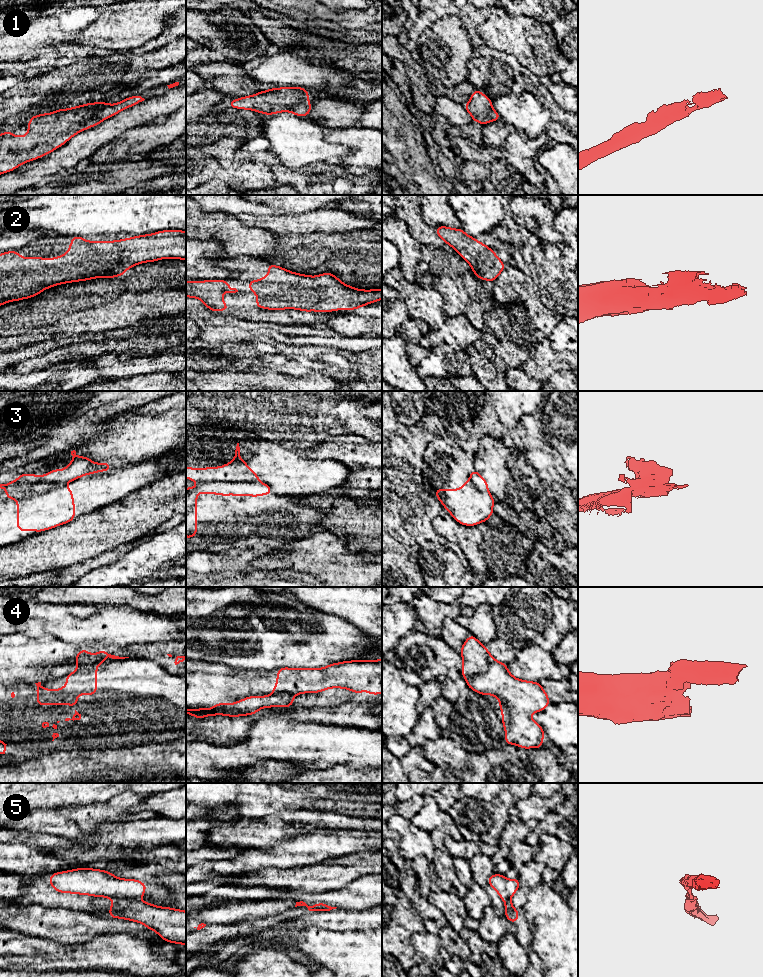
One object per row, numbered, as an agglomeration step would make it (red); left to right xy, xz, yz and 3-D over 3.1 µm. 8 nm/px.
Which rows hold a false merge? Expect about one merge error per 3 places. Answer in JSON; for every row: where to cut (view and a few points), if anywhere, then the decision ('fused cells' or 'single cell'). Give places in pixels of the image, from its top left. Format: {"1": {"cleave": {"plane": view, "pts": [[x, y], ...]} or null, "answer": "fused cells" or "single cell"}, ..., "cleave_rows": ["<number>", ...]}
{"1": {"cleave": null, "answer": "single cell"}, "2": {"cleave": null, "answer": "single cell"}, "3": {"cleave": {"plane": "xz", "pts": [[258, 480], [209, 481], [204, 483]]}, "answer": "fused cells"}, "4": {"cleave": {"plane": "yz", "pts": [[489, 654], [488, 668], [473, 677], [466, 678]]}, "answer": "fused cells"}, "5": {"cleave": {"plane": "xz", "pts": [[335, 907], [320, 907], [310, 910]]}, "answer": "fused cells"}, "cleave_rows": ["3", "4", "5"]}

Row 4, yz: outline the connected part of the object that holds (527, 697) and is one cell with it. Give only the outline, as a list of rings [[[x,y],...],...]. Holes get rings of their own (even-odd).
[[[491,654],[488,661],[488,670],[474,678],[466,678],[466,685],[474,692],[483,696],[493,695],[500,701],[505,745],[543,748],[544,730],[530,715],[545,711],[550,703],[545,690],[539,682],[515,678],[507,664],[498,662]]]

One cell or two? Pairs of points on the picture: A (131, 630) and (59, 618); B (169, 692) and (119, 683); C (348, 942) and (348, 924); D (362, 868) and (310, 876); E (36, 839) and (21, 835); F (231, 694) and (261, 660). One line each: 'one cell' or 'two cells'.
A: one cell
B: one cell
C: two cells
D: one cell
E: one cell
F: two cells

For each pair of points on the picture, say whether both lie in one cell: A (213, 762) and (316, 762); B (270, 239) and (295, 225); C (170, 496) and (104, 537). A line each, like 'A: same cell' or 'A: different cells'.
A: same cell
B: different cells
C: same cell

